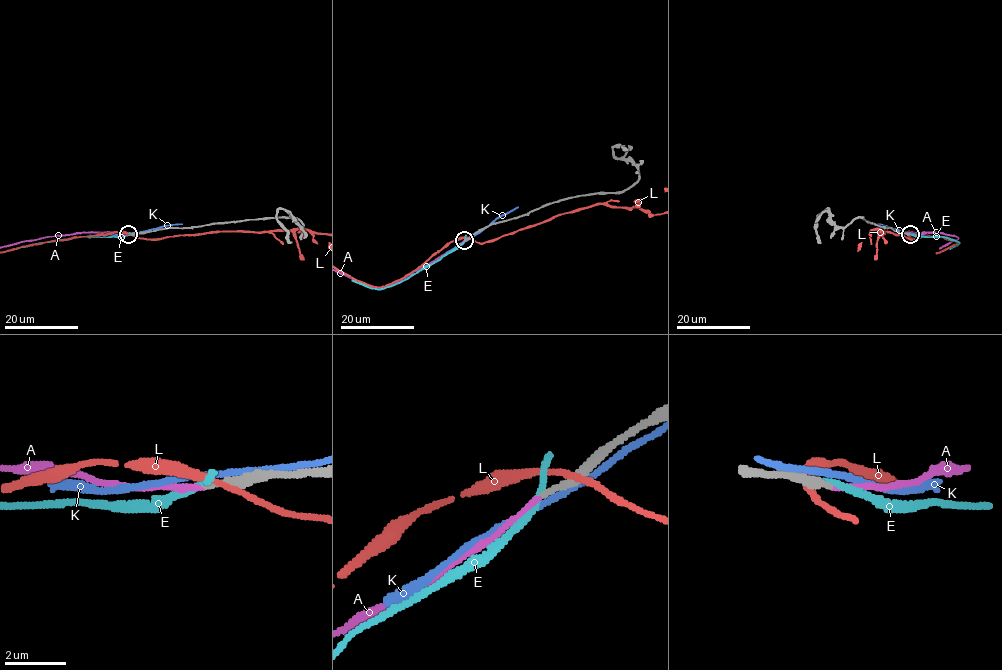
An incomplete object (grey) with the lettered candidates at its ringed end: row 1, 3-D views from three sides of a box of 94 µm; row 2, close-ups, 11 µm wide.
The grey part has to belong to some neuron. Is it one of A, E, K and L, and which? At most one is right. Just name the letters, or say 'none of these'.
A

